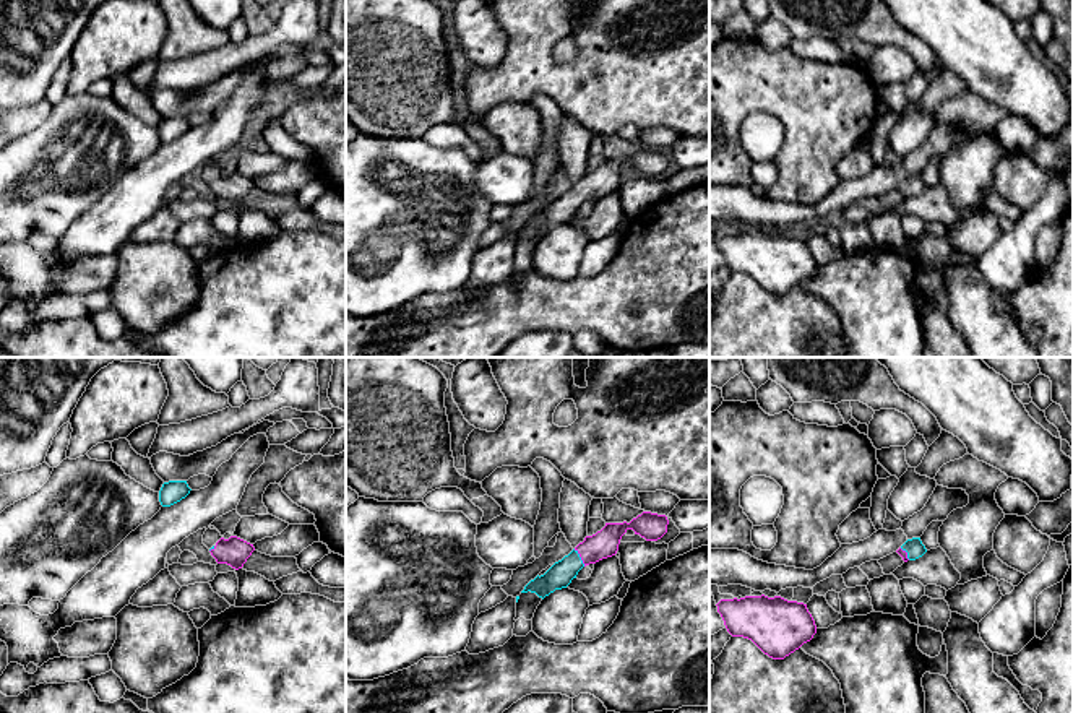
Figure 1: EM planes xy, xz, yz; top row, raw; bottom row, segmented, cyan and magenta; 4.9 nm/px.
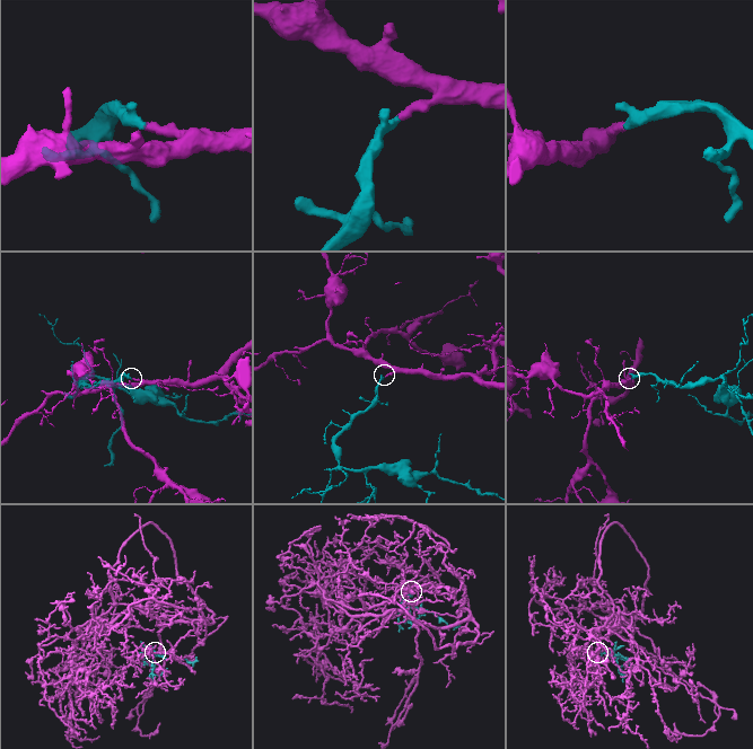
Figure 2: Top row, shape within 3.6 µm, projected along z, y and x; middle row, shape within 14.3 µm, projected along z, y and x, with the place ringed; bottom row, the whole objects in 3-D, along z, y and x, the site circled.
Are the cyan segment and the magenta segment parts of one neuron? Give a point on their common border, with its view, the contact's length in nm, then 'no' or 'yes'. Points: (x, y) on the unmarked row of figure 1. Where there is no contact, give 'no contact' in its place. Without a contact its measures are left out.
meets cyan in xz at (580, 194); contact 110 nm long; yes

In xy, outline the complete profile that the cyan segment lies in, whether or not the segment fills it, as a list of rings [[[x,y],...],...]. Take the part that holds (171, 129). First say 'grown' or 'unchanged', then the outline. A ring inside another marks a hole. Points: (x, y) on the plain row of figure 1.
unchanged; [[[169,117],[164,119],[159,127],[159,138],[162,143],[170,143],[190,130],[187,117]]]

